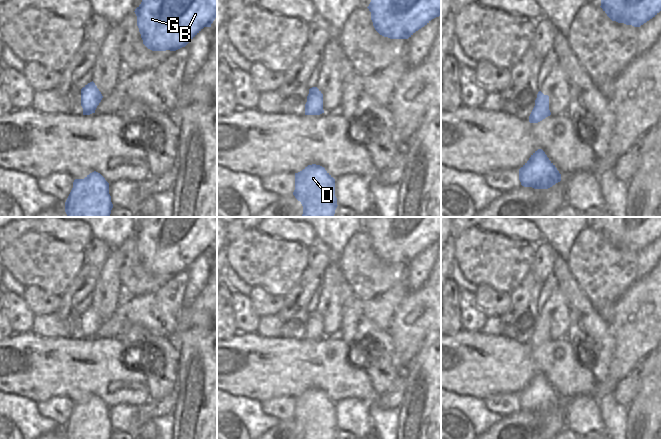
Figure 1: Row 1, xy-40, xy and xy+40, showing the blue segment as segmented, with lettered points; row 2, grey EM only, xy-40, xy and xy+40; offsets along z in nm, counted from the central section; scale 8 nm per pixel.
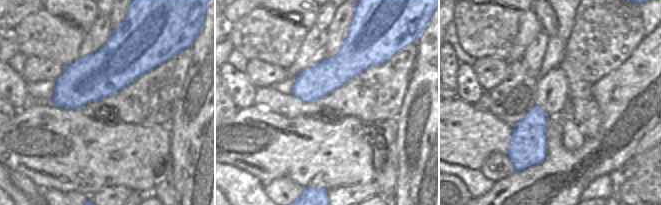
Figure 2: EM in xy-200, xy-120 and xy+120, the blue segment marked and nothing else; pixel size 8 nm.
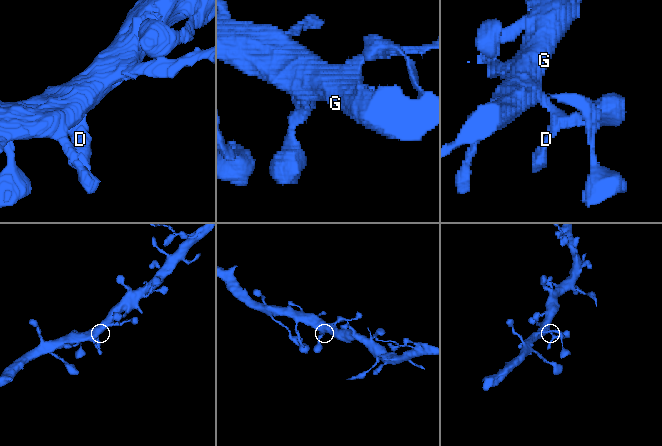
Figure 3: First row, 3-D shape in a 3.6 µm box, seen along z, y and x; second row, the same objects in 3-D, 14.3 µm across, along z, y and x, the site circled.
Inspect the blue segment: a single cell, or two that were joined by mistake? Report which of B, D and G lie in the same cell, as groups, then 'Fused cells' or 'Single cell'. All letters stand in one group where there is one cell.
Groups: B D G. Single cell.

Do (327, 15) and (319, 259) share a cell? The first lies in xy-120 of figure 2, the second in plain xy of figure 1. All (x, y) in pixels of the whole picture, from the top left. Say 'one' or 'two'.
one

